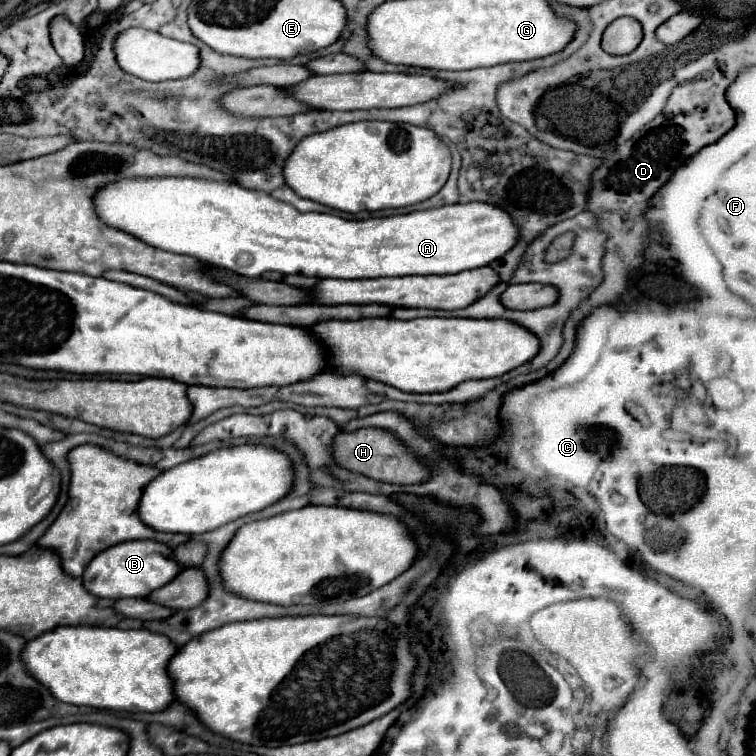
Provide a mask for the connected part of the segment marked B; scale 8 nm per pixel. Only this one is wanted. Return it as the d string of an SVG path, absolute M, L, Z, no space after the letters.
M126 541L118 543L94 557L82 575L86 591L102 599L120 599L120 595L148 597L154 589L172 581L182 567L174 561L172 549L158 541Z

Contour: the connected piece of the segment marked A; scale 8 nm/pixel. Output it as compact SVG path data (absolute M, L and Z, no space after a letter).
M146 177L146 179L116 181L114 185L102 185L102 189L98 189L98 195L94 195L94 211L98 213L98 219L104 225L110 225L114 229L122 229L126 233L134 231L132 233L134 237L142 239L148 245L154 245L156 249L190 255L190 257L194 257L194 259L198 259L202 263L208 263L212 267L224 267L228 271L242 273L246 277L260 277L264 271L275 271L285 275L299 273L319 279L374 279L374 277L402 277L402 275L450 275L450 273L460 273L460 271L466 271L466 269L476 269L476 267L490 265L492 261L502 257L502 253L512 249L514 243L518 241L518 229L516 229L514 221L510 219L510 215L506 211L498 209L496 205L488 205L488 203L456 203L456 205L446 205L446 207L428 209L428 211L414 211L414 213L408 213L408 215L370 217L370 219L356 221L356 219L342 219L342 217L330 215L330 213L300 213L296 207L274 199L270 193L258 193L258 191L252 191L252 189L244 189L238 183L230 183L230 181L210 181L210 179L194 179L194 177L190 177L190 179L182 179L182 177Z

